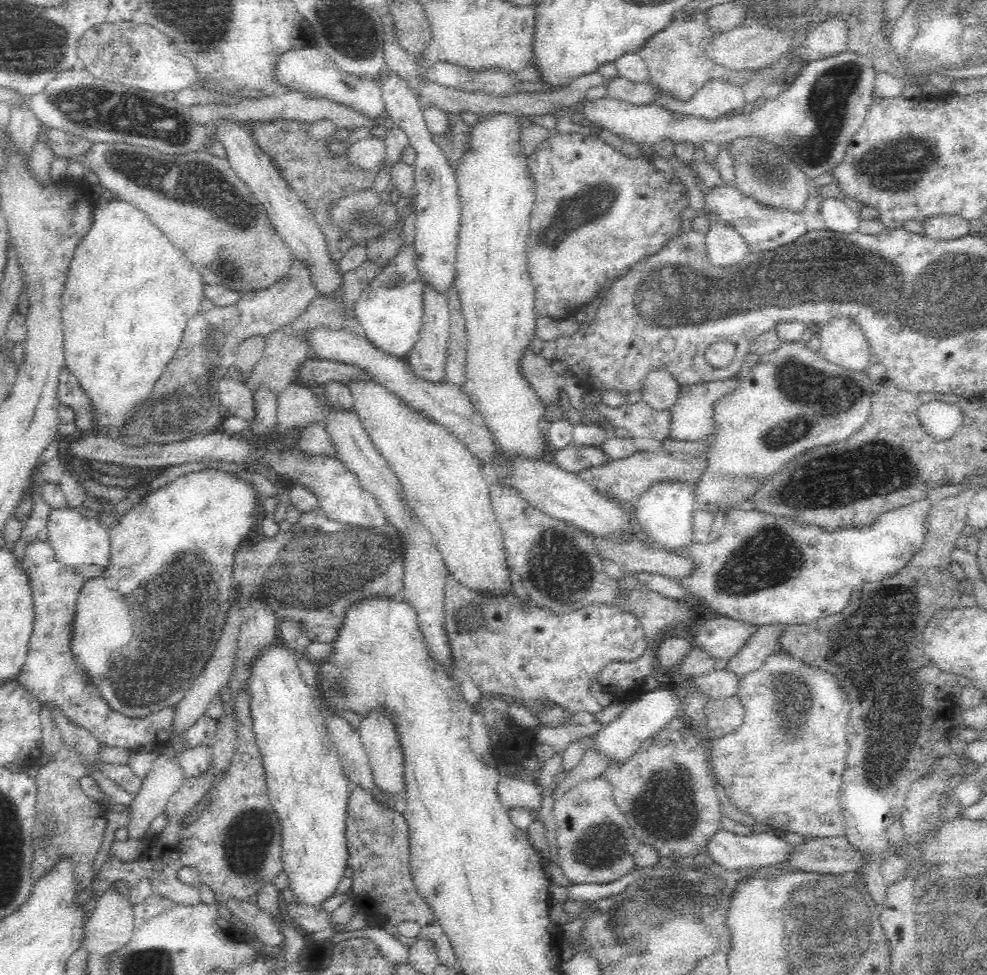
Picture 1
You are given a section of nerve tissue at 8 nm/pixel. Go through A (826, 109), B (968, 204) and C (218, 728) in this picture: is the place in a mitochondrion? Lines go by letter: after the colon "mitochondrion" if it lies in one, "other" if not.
A: mitochondrion
B: other
C: other

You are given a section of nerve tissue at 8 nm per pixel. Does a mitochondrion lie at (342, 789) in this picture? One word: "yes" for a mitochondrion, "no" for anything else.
no

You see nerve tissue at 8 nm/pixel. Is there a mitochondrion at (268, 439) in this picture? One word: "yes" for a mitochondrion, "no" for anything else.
no

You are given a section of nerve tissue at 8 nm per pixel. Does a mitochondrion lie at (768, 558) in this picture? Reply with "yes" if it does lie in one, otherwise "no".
yes

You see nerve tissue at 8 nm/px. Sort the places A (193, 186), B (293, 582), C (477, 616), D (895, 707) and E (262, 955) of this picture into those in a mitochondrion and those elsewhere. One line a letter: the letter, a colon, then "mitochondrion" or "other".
A: mitochondrion
B: mitochondrion
C: mitochondrion
D: mitochondrion
E: other

